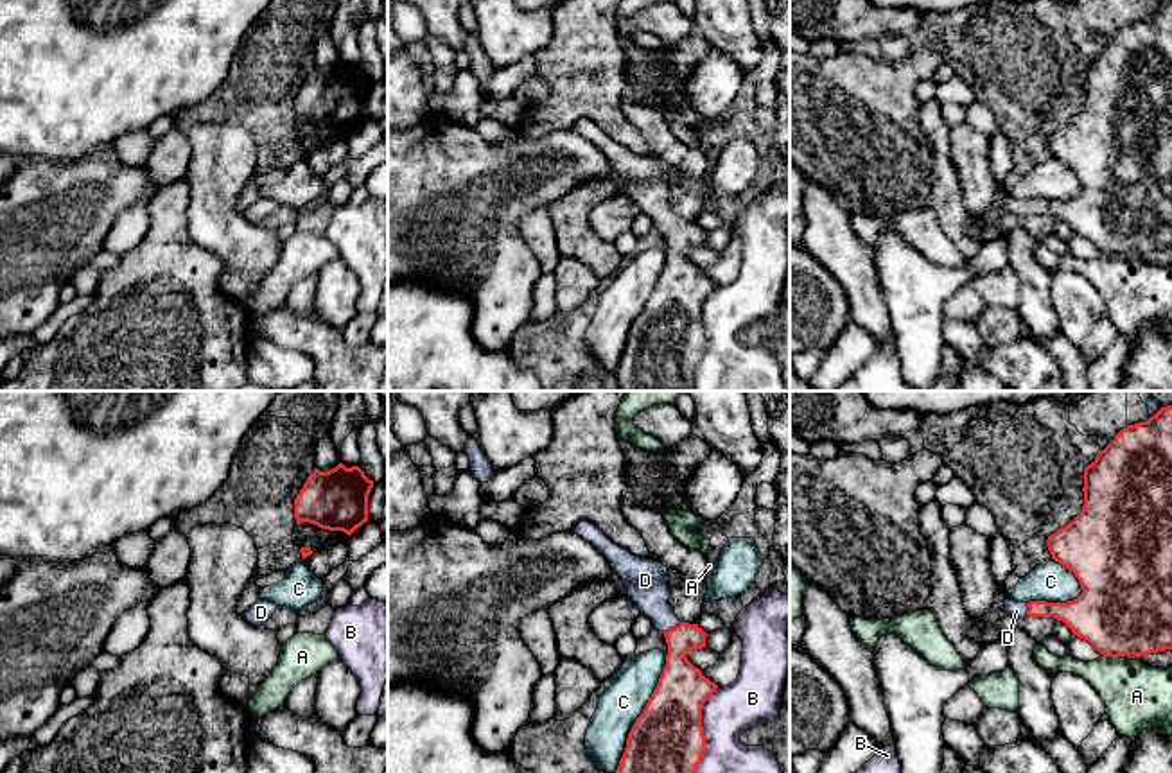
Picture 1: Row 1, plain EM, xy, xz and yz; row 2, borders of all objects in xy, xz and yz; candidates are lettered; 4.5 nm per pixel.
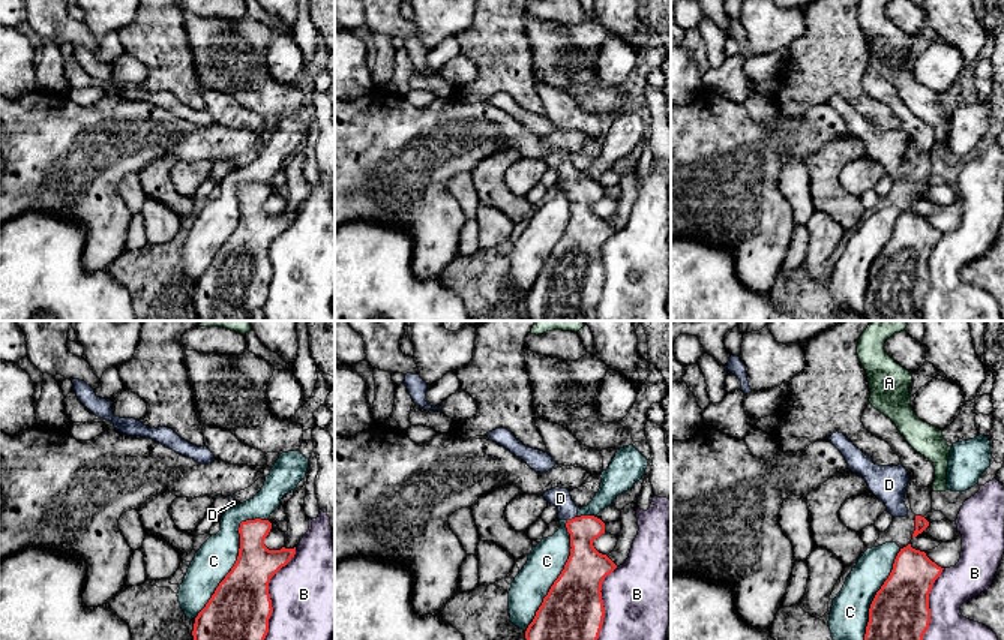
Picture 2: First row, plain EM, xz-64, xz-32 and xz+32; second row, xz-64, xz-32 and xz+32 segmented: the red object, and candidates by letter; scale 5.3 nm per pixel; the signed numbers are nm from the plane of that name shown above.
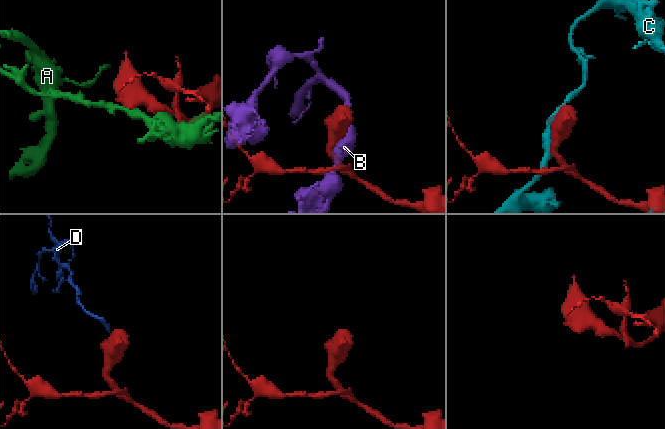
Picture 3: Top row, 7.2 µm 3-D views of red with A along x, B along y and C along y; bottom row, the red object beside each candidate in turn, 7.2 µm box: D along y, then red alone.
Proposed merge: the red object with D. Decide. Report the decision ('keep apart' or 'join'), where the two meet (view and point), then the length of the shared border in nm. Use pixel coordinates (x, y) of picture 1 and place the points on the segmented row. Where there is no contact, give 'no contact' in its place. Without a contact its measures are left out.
join; meets red in xz at (672, 628); contact 90 nm long

